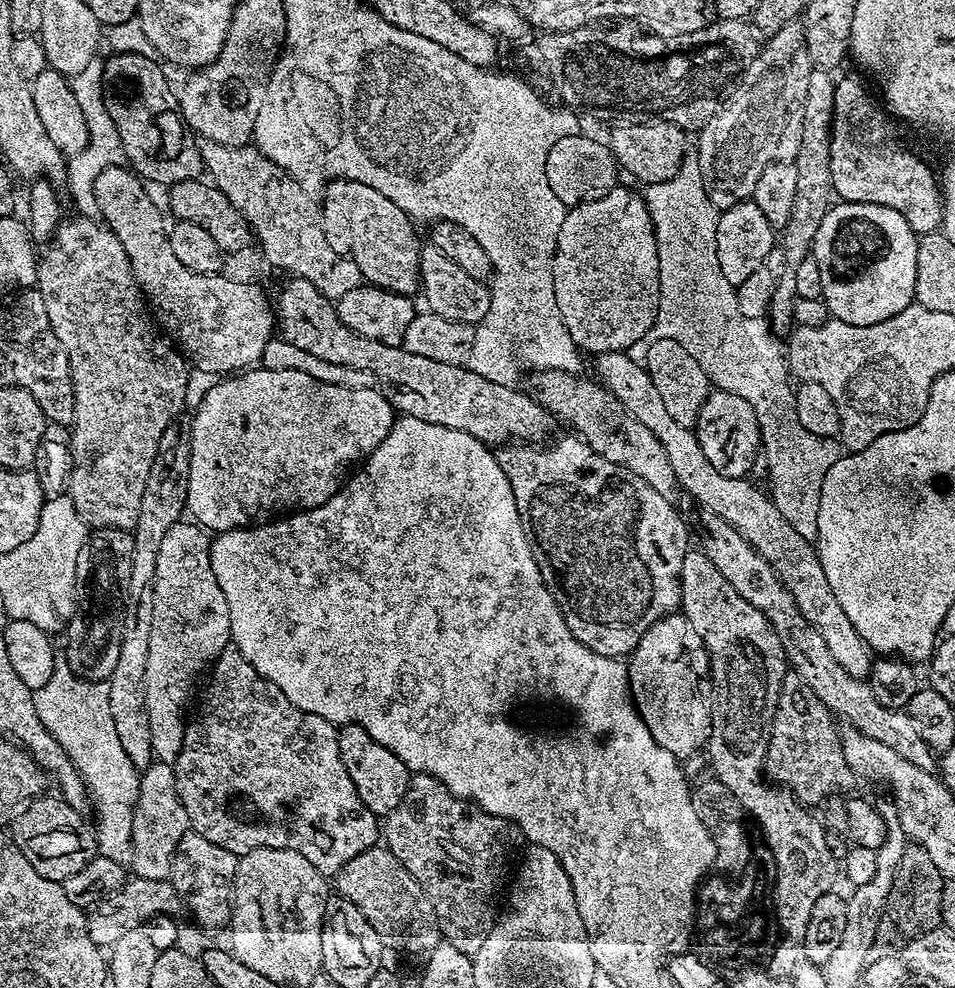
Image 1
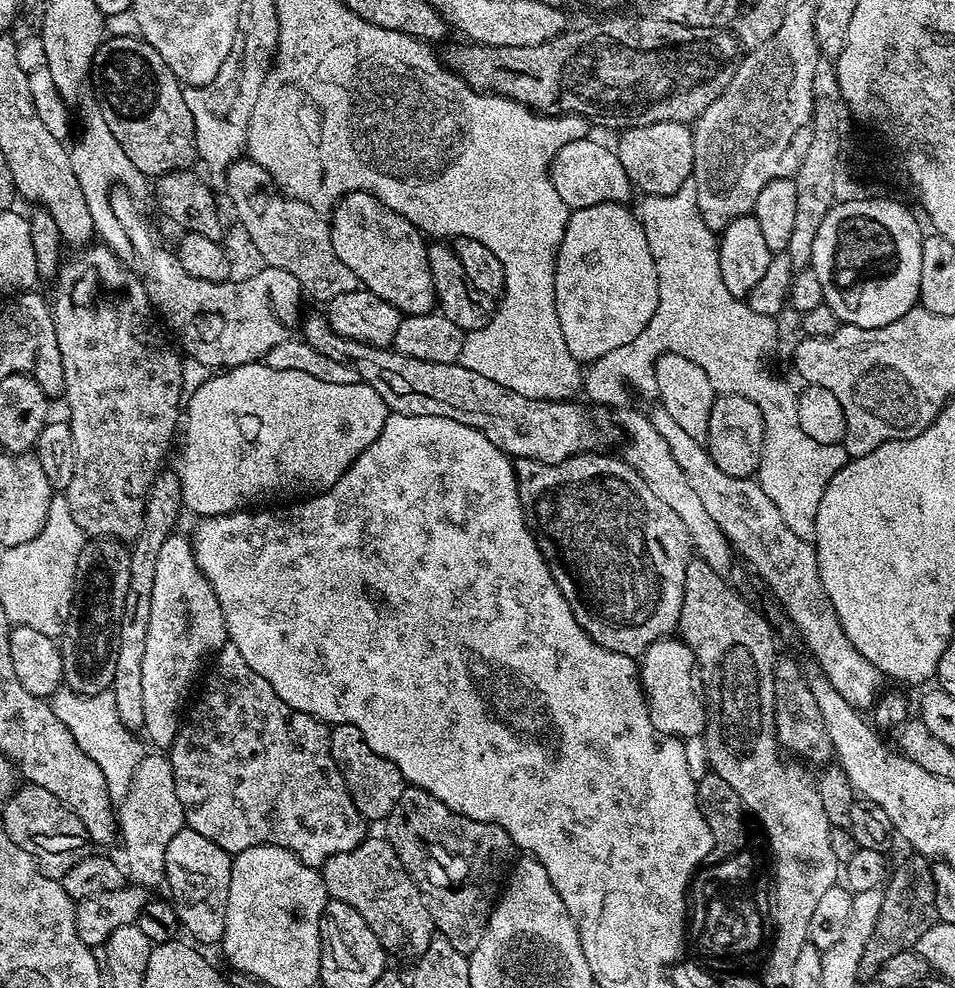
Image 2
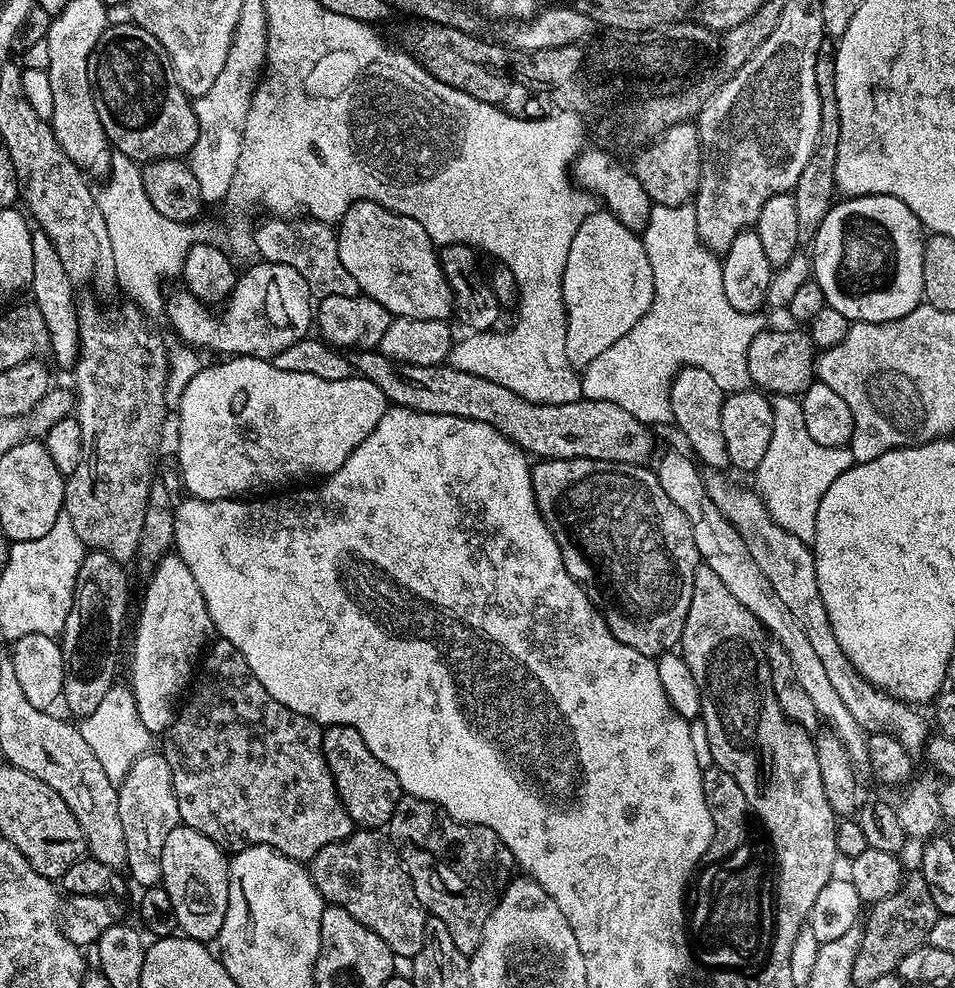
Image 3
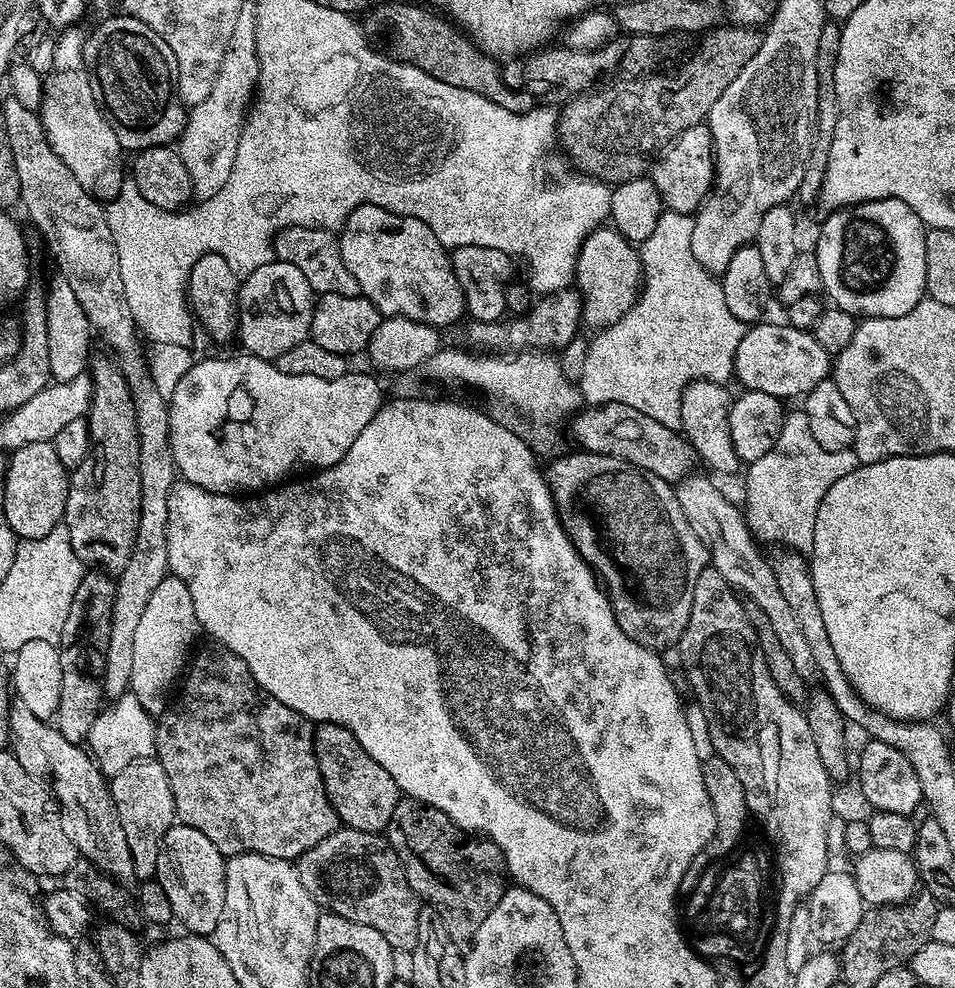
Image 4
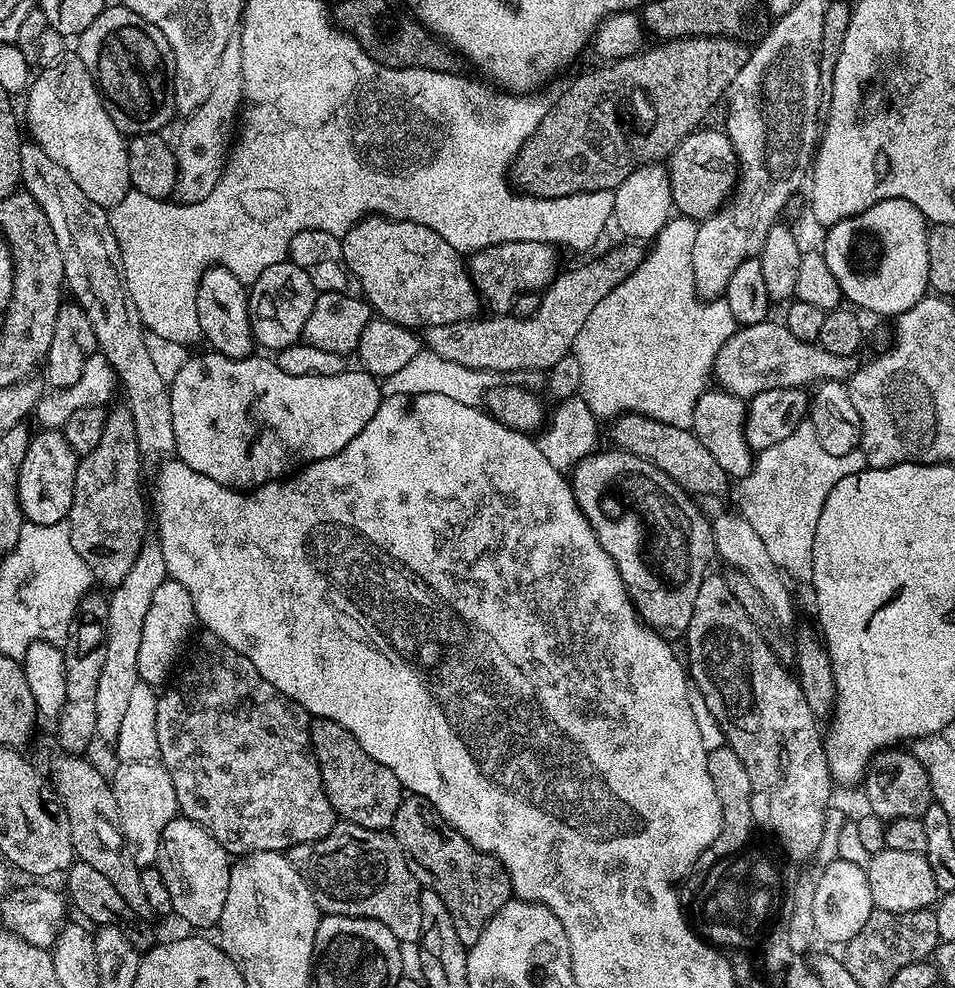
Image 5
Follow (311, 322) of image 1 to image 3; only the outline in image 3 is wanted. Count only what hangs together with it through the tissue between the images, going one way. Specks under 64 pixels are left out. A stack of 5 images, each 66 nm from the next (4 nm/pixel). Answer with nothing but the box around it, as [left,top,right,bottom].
[354,350,653,465]

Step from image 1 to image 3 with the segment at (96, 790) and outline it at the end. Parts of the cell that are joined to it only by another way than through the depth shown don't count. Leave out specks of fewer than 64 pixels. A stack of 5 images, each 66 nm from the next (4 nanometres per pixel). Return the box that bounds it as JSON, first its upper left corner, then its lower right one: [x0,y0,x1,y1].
[78,686,154,781]

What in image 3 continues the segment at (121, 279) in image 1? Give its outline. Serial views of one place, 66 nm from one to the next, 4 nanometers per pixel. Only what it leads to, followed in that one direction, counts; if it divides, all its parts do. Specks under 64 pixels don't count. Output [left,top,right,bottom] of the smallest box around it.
[63,299,170,562]

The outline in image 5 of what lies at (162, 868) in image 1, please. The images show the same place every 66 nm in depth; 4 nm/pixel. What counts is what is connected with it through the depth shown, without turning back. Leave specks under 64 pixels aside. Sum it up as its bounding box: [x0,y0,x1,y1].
[110,760,178,868]

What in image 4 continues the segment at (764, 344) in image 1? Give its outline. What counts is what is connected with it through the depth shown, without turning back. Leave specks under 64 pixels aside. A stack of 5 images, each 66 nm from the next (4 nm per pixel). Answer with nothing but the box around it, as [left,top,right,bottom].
[578,232,857,553]

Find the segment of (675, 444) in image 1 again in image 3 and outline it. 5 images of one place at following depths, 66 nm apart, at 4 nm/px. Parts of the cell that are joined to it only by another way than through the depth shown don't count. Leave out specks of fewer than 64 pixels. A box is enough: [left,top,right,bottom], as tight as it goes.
[704,470,930,758]

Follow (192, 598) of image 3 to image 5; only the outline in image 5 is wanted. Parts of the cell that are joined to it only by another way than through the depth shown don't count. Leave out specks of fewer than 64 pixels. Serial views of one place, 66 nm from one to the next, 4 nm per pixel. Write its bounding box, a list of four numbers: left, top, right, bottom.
[138,578,198,686]

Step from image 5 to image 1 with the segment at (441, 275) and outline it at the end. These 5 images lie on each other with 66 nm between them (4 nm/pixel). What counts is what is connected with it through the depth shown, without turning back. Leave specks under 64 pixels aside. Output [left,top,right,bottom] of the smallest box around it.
[319,180,422,296]

